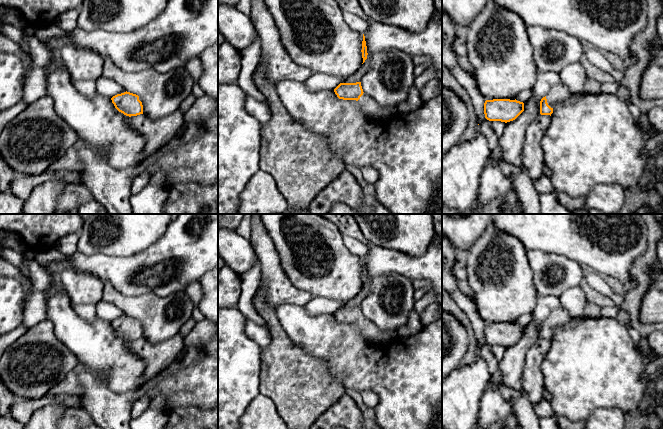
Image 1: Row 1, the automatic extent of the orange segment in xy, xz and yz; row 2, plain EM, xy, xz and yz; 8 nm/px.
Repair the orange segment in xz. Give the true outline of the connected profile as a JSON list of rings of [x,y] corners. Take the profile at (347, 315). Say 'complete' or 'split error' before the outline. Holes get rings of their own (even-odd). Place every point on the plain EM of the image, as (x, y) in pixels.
split error | [[[361,306],[340,307],[335,313],[339,323],[356,324],[360,329],[361,337],[373,342],[394,341],[398,335],[396,331],[384,331],[376,327],[370,320],[363,316]]]

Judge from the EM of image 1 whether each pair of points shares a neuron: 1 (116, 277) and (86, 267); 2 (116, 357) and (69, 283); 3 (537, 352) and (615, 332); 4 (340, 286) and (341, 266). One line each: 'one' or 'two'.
1: one
2: two
3: two
4: one

